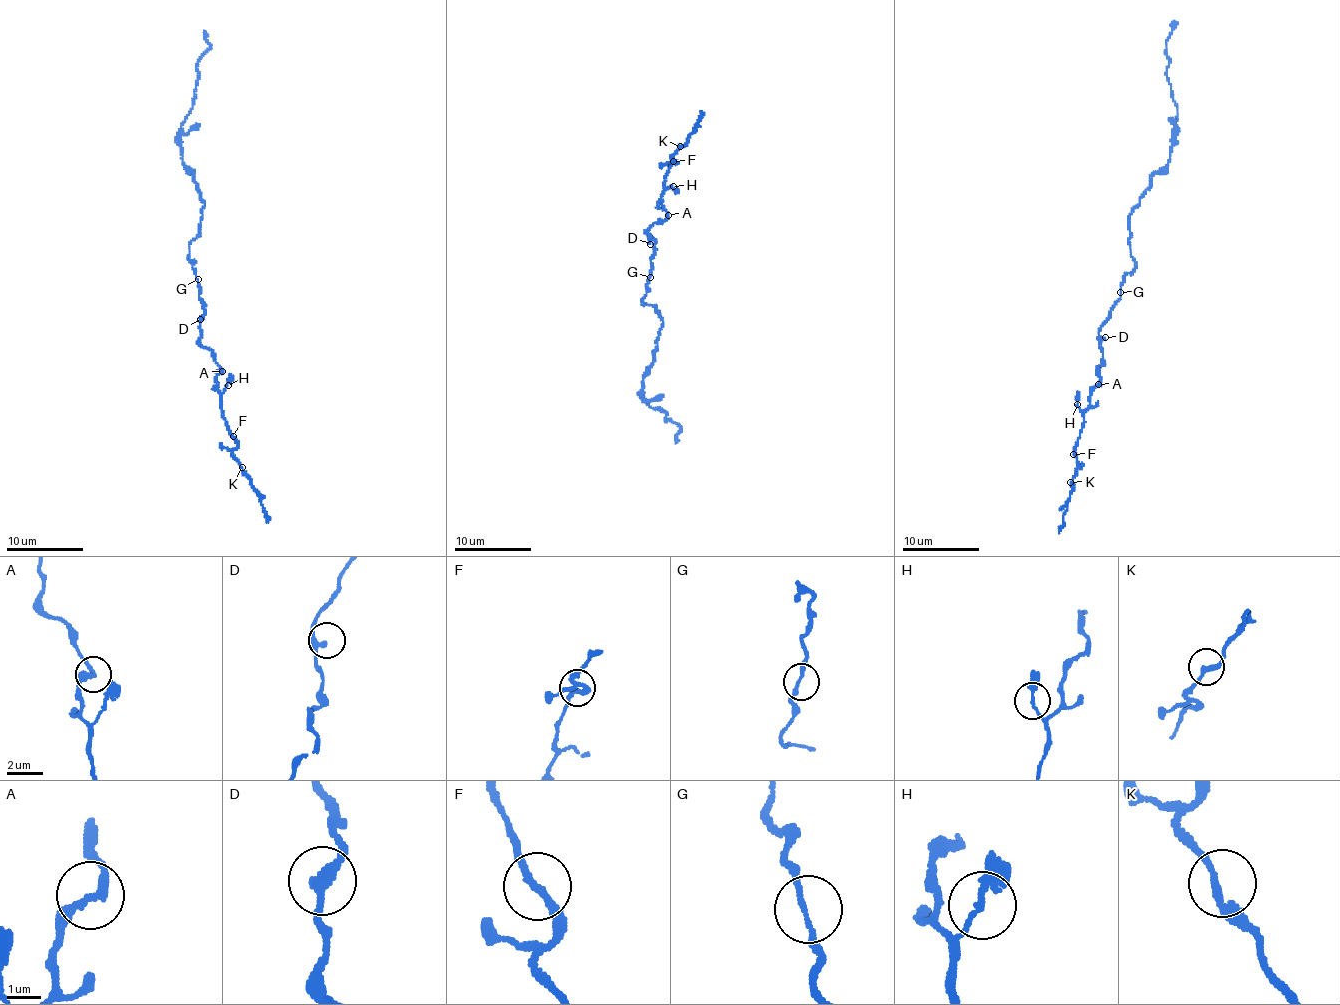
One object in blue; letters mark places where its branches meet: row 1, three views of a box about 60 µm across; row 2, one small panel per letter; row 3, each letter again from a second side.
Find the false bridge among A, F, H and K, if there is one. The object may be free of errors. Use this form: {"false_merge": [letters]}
{"false_merge": []}

